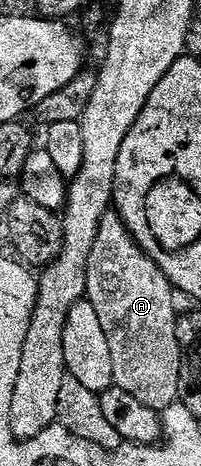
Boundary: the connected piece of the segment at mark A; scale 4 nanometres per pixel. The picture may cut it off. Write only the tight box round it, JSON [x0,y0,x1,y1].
[86,209,182,413]

